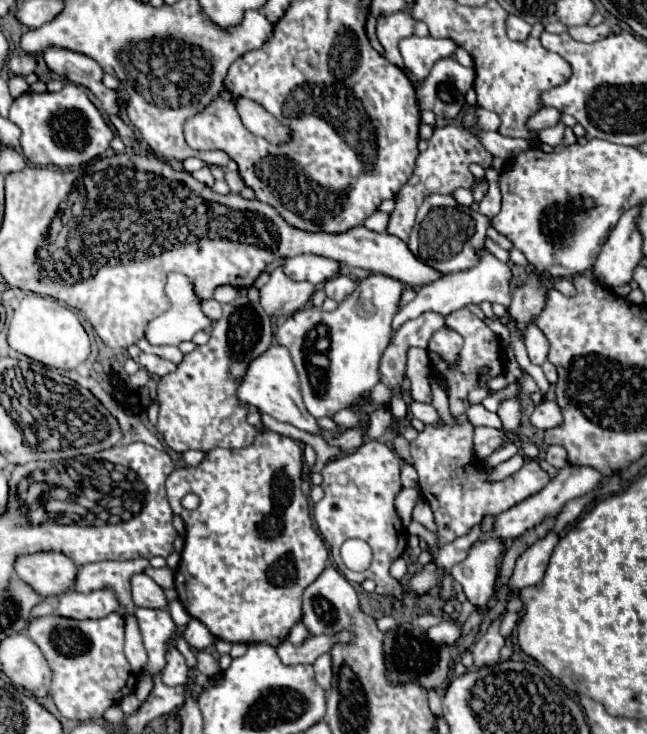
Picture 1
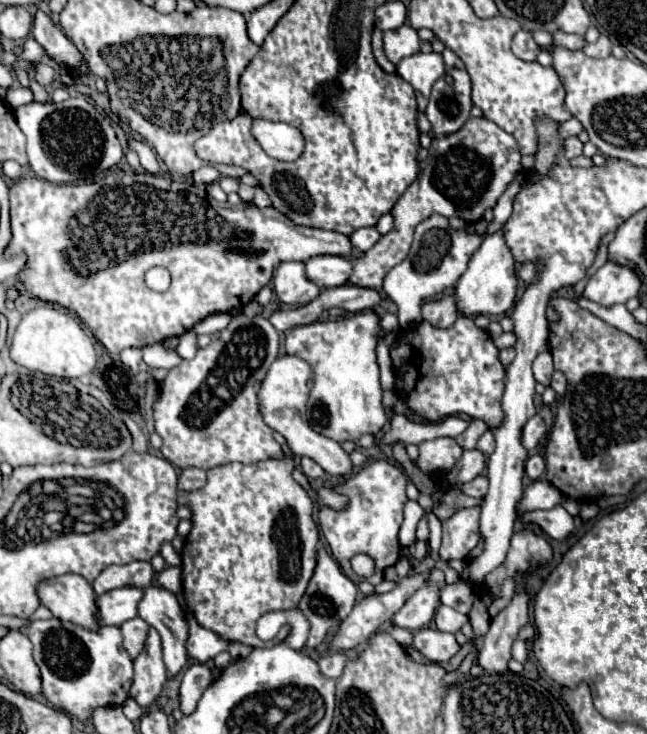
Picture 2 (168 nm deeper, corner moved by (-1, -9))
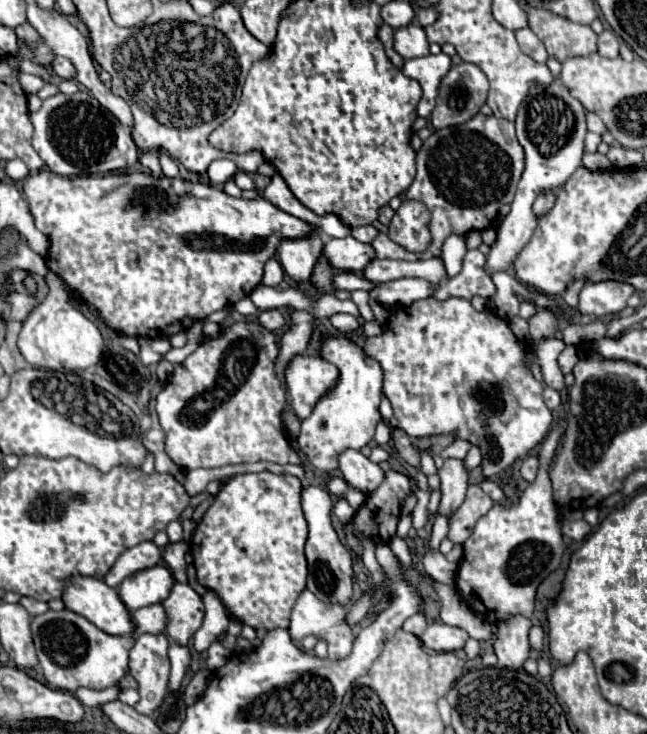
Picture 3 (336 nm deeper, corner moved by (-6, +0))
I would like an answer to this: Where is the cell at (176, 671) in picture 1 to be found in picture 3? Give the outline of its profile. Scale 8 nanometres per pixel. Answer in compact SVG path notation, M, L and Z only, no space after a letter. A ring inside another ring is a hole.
M176 582L172 594L162 602L168 614L166 632L178 644L188 644L204 620L204 602L188 584Z

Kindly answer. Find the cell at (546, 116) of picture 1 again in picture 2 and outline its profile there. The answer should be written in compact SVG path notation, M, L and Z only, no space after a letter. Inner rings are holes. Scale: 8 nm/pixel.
M571 117L571 119L567 119L565 123L561 123L561 127L559 127L559 135L565 139L565 137L571 137L571 135L579 135L583 131L583 127L581 127L581 123L575 119L575 117Z

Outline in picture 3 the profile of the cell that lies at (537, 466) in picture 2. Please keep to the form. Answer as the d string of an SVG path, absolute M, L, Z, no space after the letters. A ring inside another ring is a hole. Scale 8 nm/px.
M530 454L526 460L522 460L520 476L522 476L526 482L532 482L532 480L536 478L536 472L538 472L538 456L536 456L536 454Z

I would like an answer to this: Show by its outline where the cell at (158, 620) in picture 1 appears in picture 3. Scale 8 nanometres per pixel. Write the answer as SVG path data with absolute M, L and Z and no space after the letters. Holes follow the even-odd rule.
M140 634L130 650L130 674L138 680L140 700L136 710L150 716L166 696L170 660L168 660L168 638L164 634Z

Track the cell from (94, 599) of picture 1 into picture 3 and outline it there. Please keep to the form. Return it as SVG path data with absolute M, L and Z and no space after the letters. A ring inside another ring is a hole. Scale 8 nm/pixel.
M152 566L128 576L118 594L130 612L162 602L170 596L174 586L174 576L166 566Z

